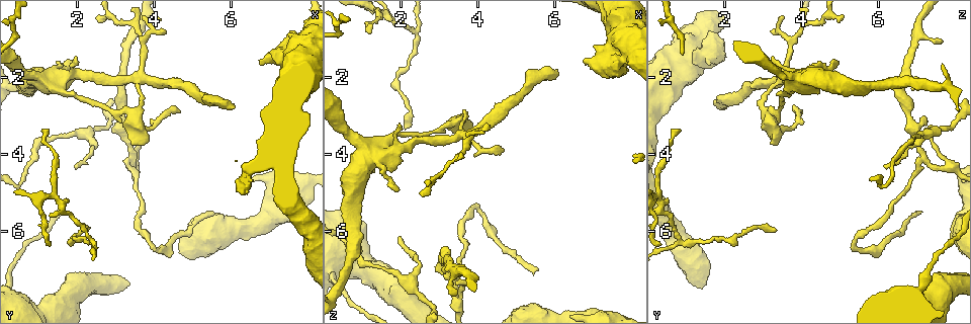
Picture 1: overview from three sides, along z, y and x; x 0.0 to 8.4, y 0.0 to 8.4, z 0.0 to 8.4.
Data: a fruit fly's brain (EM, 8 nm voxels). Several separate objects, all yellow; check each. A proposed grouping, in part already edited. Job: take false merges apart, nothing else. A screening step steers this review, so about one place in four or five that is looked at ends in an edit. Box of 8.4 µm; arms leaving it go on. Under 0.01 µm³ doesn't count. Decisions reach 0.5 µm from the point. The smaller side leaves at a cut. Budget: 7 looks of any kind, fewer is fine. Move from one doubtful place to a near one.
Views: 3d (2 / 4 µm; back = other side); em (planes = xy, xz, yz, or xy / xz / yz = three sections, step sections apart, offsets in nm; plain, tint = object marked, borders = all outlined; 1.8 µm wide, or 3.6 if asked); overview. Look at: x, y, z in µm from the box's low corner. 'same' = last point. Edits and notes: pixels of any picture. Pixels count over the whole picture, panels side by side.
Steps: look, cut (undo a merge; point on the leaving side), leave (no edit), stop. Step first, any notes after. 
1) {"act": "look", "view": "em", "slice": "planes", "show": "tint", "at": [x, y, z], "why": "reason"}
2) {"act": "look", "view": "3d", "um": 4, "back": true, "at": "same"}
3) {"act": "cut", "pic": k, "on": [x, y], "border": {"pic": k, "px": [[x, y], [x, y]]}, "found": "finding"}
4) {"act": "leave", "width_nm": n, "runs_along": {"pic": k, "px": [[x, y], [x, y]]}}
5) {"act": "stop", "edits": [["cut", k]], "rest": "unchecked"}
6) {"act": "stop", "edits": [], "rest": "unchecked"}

{"act": "look", "view": "3d", "um": 4, "at": [1.65, 2.30, 3.90], "why": "looks like a crossing"}

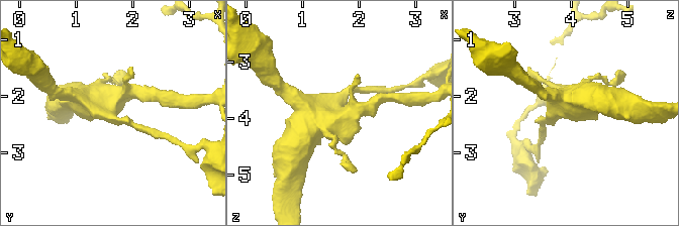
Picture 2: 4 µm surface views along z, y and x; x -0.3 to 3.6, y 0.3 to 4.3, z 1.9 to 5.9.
{"act": "look", "view": "em", "um": 3.6, "slice": "yz", "step": 8, "show": "tint", "at": [1.60, 2.30, 3.85]}

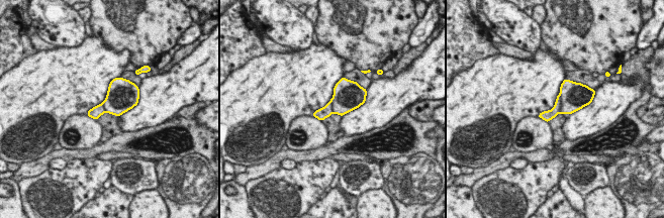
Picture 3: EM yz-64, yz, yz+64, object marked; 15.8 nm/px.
{"act": "look", "view": "em", "um": 3.6, "slice": "planes", "show": "borders", "at": "same", "why": "another direction"}

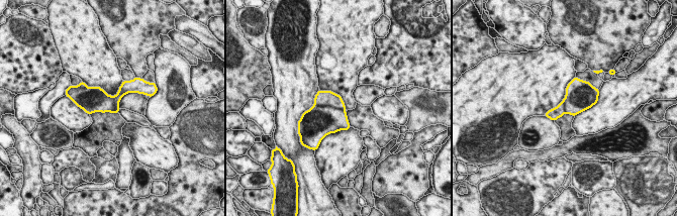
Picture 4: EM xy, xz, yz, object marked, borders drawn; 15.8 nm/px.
{"act": "cut", "pic": 4, "on": [323, 98], "width_nm": 280, "found": "two neurons meet here"}

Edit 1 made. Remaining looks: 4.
{"act": "look", "view": "overview", "why": "redraw"}

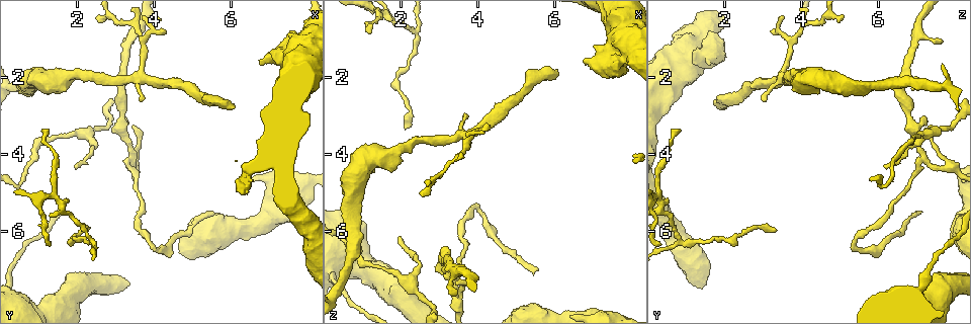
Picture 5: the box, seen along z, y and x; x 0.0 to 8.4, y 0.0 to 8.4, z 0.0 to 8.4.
{"act": "look", "view": "em", "slice": "xz", "step": 16, "show": "tint", "at": [3.70, 1.15, 3.70], "why": "a fork"}

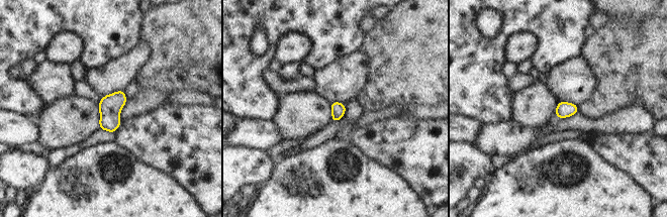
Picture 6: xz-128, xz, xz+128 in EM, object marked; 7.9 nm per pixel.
{"act": "look", "view": "em", "slice": "planes", "show": "borders", "at": "same", "why": "another direction"}

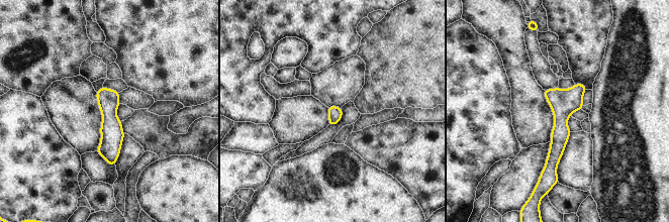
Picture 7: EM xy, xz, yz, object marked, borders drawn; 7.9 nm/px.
{"act": "leave", "width_nm": 110, "found": "all the same neuron"}

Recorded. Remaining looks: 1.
{"act": "stop", "edits": [["cut", 4]], "rest": "unchecked"}

